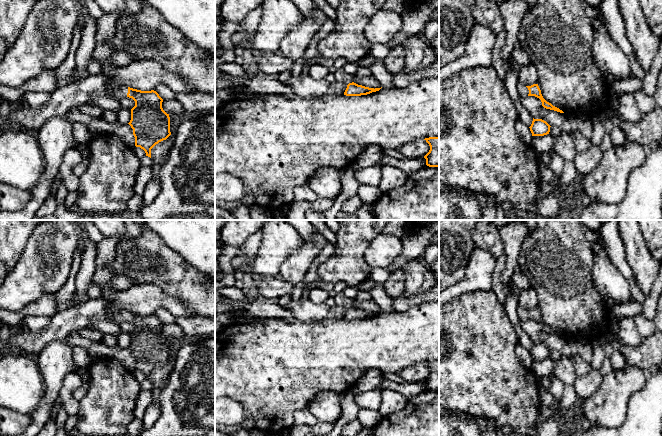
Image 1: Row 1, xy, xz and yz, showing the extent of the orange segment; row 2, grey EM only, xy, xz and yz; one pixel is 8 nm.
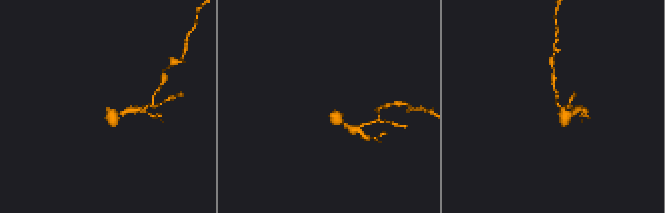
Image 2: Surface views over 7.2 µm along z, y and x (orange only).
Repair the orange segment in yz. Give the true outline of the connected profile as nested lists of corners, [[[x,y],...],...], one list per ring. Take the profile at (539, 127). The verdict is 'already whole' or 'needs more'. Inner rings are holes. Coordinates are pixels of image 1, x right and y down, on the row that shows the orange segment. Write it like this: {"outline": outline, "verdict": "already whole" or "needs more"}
{"outline": [[[533,118],[532,124],[529,128],[532,136],[544,136],[549,134],[550,127],[551,126],[546,121]]], "verdict": "already whole"}

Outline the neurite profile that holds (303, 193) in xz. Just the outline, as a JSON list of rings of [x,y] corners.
[[[300,185],[294,188],[294,201],[313,202],[317,198],[308,185]]]

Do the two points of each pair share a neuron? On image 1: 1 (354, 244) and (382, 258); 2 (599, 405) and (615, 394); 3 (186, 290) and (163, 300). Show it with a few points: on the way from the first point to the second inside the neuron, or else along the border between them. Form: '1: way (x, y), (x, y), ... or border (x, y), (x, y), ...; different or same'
1: border (380, 232), (364, 251), (364, 260), (371, 268); different
2: way (603, 405), (611, 398); same
3: border (153, 283), (174, 295), (189, 313); different

